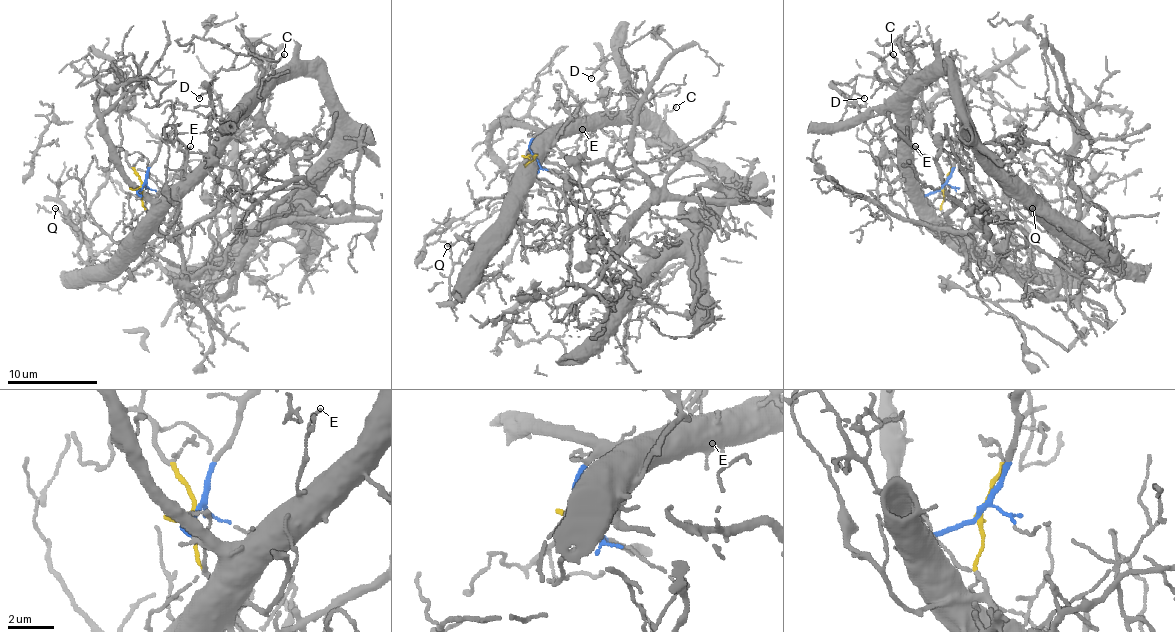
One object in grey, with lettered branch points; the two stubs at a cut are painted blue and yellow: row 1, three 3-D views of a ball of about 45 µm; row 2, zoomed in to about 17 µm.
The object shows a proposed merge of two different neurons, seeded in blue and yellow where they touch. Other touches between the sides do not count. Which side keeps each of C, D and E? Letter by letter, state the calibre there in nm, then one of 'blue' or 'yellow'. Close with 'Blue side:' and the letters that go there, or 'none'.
C: 190 nm thick; blue
D: 110 nm thick; blue
E: 130 nm thick; blue
Blue side: C, D, E

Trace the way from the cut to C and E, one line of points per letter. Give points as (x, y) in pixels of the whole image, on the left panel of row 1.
C: (142, 186), (138, 190), (140, 195), (163, 197), (185, 179), (206, 159), (217, 134), (269, 78), (284, 53)
E: (142, 186), (138, 193), (145, 197), (163, 197), (172, 190), (181, 181), (185, 152), (190, 145)

